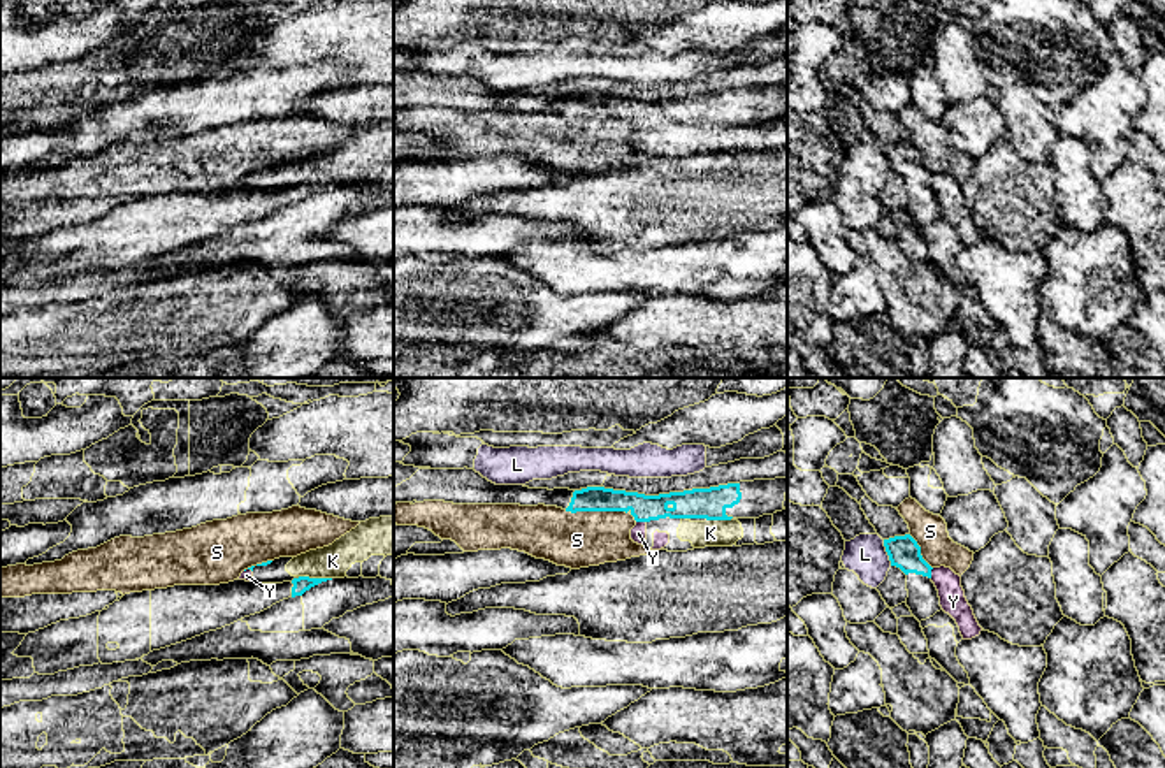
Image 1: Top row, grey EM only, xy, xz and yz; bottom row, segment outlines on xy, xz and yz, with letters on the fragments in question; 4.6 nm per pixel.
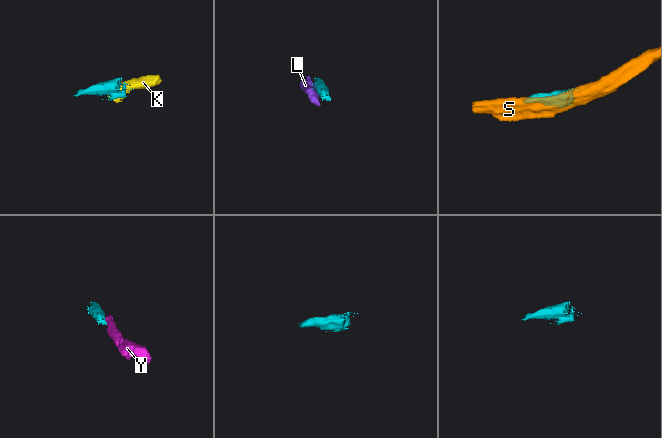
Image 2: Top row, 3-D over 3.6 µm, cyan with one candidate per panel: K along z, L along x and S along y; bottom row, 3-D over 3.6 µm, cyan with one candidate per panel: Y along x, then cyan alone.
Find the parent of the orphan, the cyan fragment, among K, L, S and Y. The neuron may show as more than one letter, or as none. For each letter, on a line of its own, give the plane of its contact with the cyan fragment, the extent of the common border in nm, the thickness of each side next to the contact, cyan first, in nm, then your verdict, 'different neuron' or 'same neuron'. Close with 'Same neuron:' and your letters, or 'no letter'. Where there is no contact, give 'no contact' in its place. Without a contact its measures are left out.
K: meets cyan in xy; contact 150 nm long; 70 nm thick on the cyan side, 150 nm on the other; different neuron
L: meets cyan in yz; contact 130 nm long; 150 nm thick on the cyan side, 180 nm on the other; different neuron
S: meets cyan in xz; contact 280 nm long; 120 nm thick on the cyan side, 260 nm on the other; different neuron
Y: meets cyan in xz; contact 50 nm long; 130 nm thick on the cyan side, 80 nm on the other; different neuron
Same neuron: no letter

